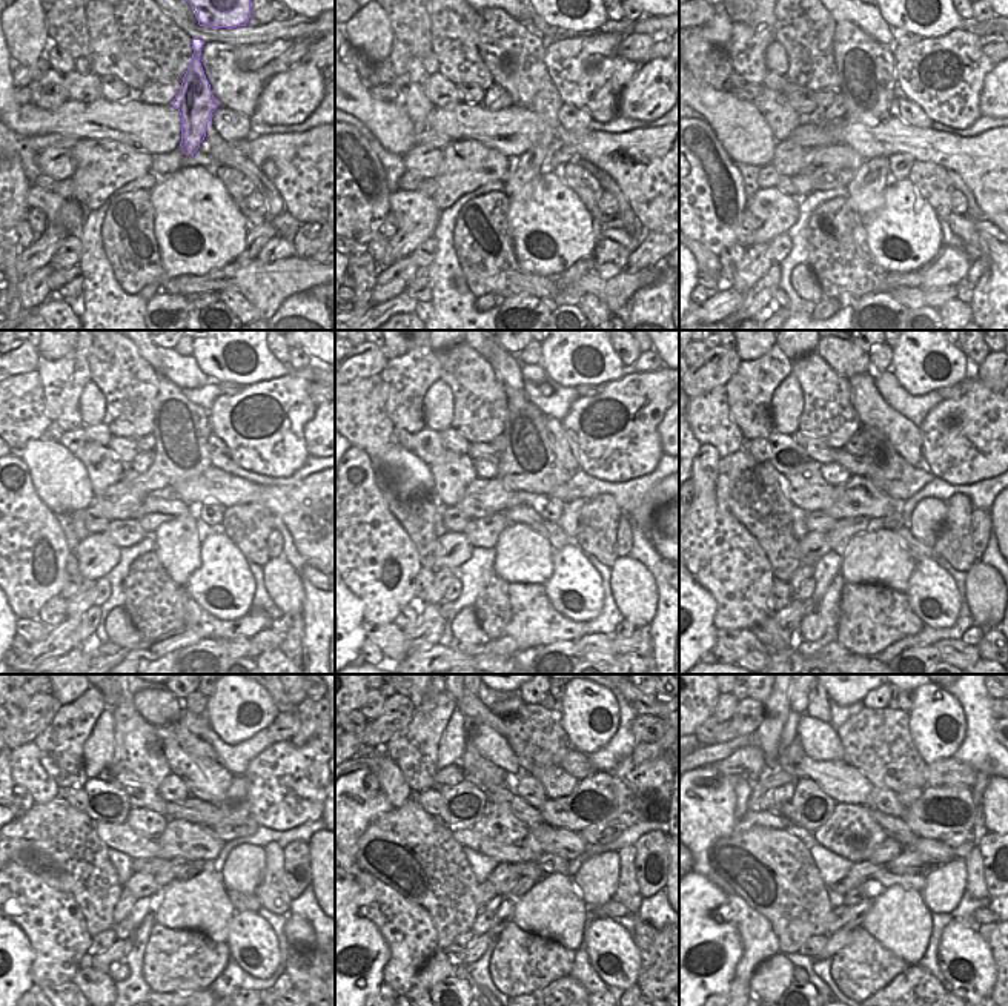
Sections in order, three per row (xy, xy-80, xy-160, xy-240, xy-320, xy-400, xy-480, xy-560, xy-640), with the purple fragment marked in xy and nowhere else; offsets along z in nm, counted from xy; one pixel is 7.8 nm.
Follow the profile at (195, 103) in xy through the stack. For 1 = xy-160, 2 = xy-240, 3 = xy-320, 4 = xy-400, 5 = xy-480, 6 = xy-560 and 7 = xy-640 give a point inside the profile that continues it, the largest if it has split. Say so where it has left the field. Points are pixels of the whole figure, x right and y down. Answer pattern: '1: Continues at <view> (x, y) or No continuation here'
1: Continues at xy-160 (865, 189)
2: Continues at xy-240 (177, 544)
3: Continues at xy-320 (523, 555)
4: Continues at xy-400 (878, 556)
5: Continues at xy-480 (202, 903)
6: Continues at xy-560 (550, 908)
7: Continues at xy-640 (899, 919)

